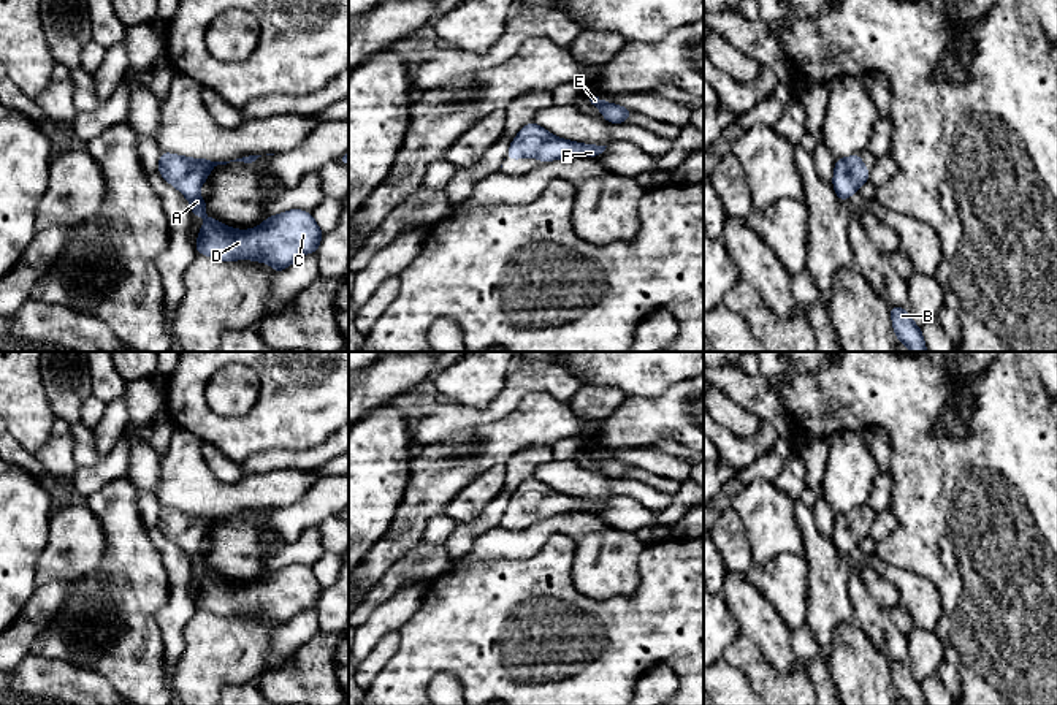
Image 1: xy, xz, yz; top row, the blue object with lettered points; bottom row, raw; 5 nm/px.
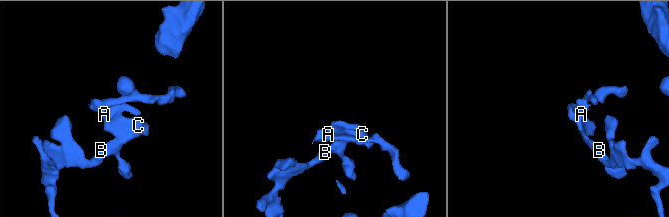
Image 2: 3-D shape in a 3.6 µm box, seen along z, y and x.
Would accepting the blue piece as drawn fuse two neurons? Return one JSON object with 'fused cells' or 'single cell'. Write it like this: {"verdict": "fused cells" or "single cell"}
{"verdict": "single cell"}

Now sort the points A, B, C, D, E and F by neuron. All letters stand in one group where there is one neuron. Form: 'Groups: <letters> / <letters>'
Groups: A B C D E F

